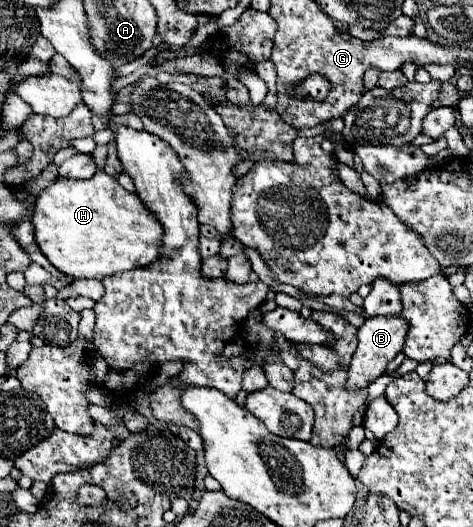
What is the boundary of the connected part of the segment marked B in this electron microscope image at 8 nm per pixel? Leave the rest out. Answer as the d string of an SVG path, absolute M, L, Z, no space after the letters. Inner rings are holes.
M395 315L395 317L369 317L363 323L363 327L359 329L359 333L357 333L359 345L357 345L357 351L355 351L353 359L351 359L347 387L349 389L367 387L381 373L385 373L387 363L403 349L405 339L407 339L407 329L409 329L409 325L407 325L407 319L403 315Z

